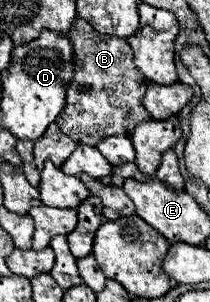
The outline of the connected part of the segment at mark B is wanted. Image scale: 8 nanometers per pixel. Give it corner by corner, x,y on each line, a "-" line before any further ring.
82,18
74,20
68,36
74,44
76,72
66,92
66,106
62,114
58,114
56,124
74,142
88,146
96,146
100,140
114,134
132,136
134,128
148,120
150,114
142,106
148,80
136,68
130,44
124,38
102,36
100,32
94,32
94,28

